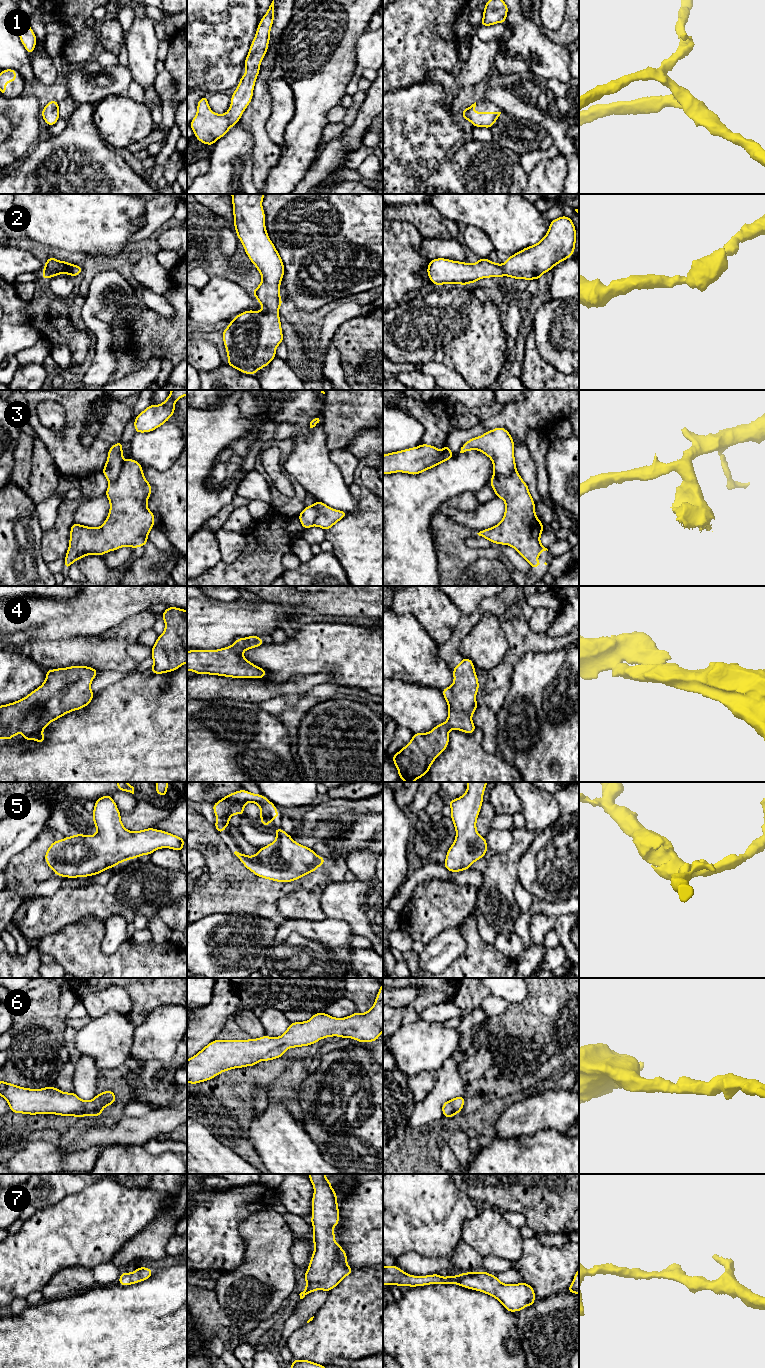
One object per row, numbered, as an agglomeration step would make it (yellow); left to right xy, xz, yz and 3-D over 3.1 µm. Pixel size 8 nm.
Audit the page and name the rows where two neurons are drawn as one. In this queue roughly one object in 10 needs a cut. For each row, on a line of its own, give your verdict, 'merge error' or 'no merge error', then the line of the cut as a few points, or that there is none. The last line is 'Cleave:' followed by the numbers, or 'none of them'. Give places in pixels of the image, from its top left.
1: no merge error; no cut
2: no merge error; no cut
3: merge error; cut in xy along (124, 463), (119, 475), (109, 482)
4: no merge error; no cut
5: no merge error; no cut
6: no merge error; no cut
7: no merge error; no cut
Cleave: 3

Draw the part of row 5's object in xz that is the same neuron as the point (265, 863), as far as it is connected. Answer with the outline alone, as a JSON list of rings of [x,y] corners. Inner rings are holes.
[[[281,828],[273,829],[276,840],[253,856],[237,851],[234,854],[243,865],[258,877],[288,883],[314,872],[325,859],[311,848],[295,842]]]

